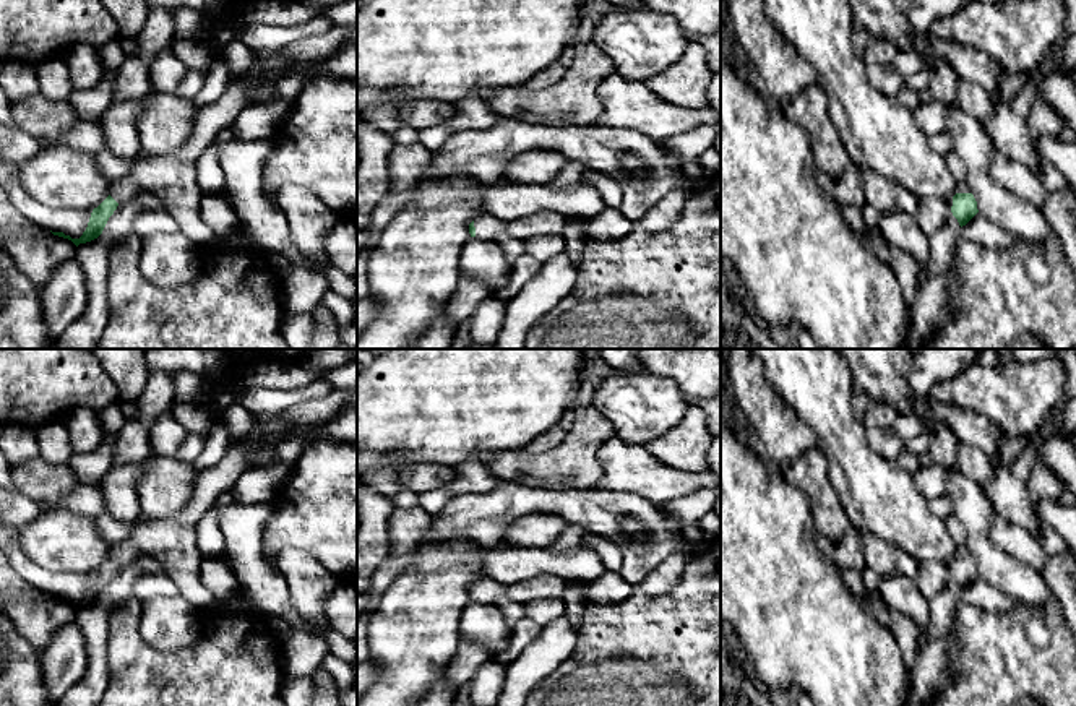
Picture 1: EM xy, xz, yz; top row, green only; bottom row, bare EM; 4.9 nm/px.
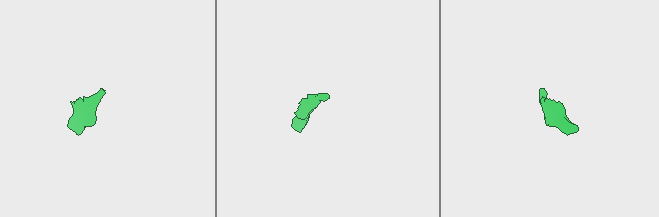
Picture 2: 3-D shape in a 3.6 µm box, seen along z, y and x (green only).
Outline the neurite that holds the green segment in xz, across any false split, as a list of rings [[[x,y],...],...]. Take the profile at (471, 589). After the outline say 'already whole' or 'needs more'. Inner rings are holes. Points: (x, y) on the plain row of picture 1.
[[[539,575],[516,584],[501,584],[493,579],[480,576],[469,588],[469,597],[476,602],[495,602],[506,596],[518,602],[562,599],[566,588],[566,579],[555,575]]]; needs more

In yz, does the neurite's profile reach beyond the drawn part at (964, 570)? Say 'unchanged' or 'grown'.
grown

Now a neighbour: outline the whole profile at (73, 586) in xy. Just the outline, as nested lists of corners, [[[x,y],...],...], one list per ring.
[[[0,524],[0,550],[11,568],[42,592],[80,602],[88,591],[93,573],[57,573],[34,565],[23,552],[19,531],[15,527]]]

